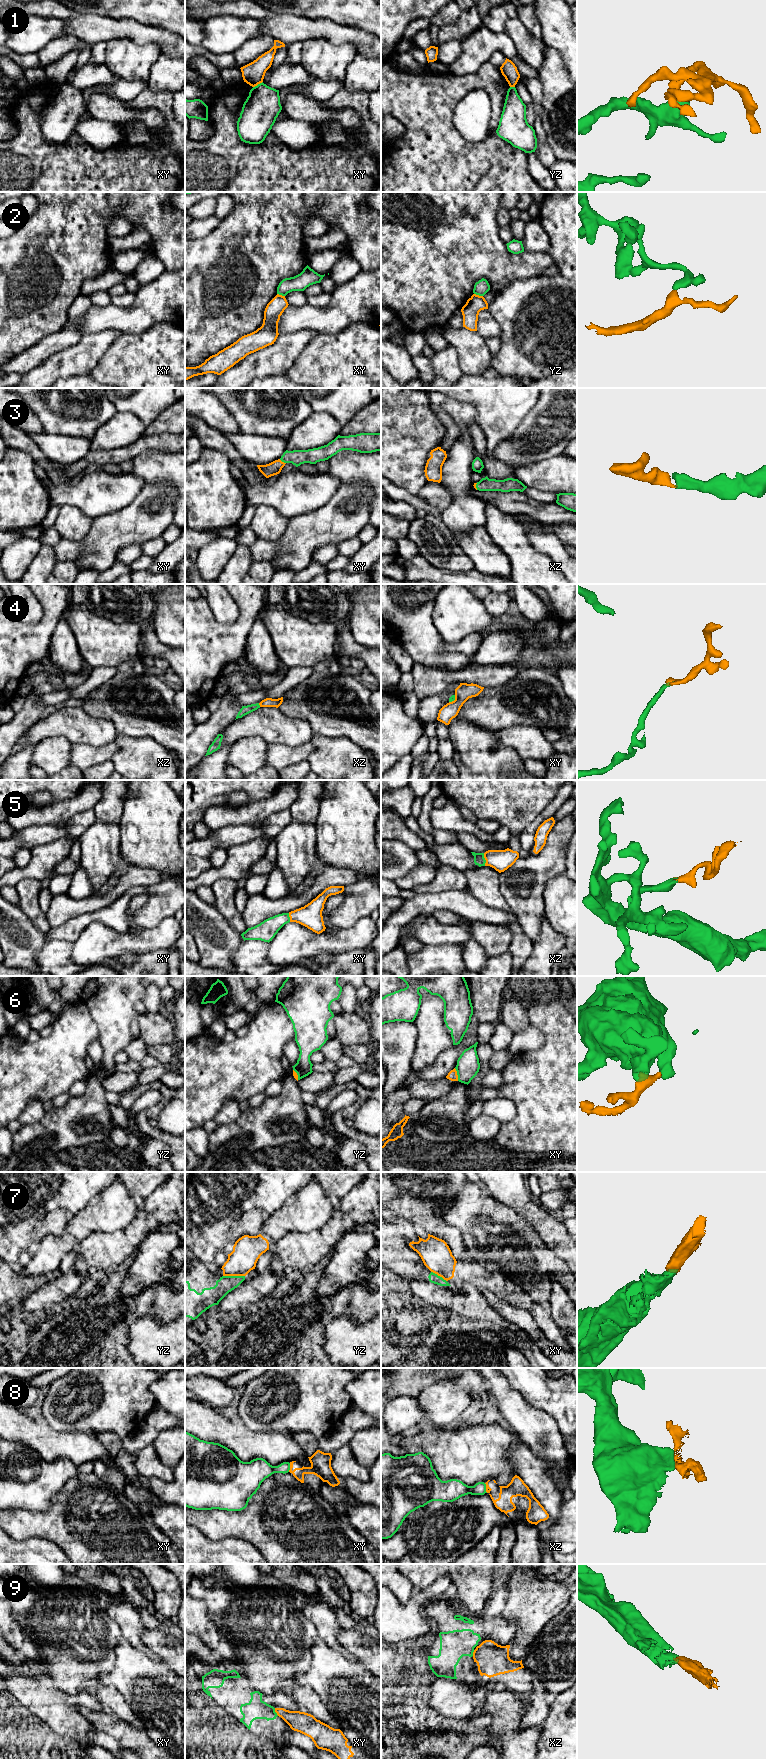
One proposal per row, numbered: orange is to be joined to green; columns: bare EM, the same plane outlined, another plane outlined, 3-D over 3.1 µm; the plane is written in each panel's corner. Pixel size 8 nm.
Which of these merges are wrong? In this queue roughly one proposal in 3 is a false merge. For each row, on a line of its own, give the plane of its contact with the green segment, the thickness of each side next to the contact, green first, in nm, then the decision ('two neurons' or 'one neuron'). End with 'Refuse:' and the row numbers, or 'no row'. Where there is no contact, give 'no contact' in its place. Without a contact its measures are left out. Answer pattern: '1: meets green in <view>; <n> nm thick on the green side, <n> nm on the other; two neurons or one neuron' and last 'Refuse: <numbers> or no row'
1: meets green in xy; 280 nm thick on the green side, 180 nm on the other; two neurons
2: meets green in yz; 120 nm thick on the green side, 140 nm on the other; two neurons
3: meets green in xy; 130 nm thick on the green side, 110 nm on the other; one neuron
4: meets green in xz; 70 nm thick on the green side, 80 nm on the other; one neuron
5: meets green in xz; 90 nm thick on the green side, 170 nm on the other; one neuron
6: meets green in xy; 180 nm thick on the green side, 80 nm on the other; two neurons
7: meets green in yz; 150 nm thick on the green side, 220 nm on the other; two neurons
8: meets green in xy; 180 nm thick on the green side, 160 nm on the other; two neurons
9: meets green in xy; 160 nm thick on the green side, 170 nm on the other; two neurons
Refuse: 1, 2, 6, 7, 8, 9

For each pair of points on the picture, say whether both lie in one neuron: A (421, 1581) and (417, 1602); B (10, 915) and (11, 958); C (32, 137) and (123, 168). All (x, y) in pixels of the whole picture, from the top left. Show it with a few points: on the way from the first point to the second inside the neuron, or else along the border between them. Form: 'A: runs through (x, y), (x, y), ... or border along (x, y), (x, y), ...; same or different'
A: border along (441, 1576), (421, 1590); different
B: runs through (14, 926), (15, 947); same
C: runs through (55, 160), (63, 168), (100, 168); same

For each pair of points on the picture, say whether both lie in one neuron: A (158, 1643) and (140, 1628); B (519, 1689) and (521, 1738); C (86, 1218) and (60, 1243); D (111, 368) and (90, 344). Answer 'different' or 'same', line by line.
A: different
B: different
C: same
D: different

